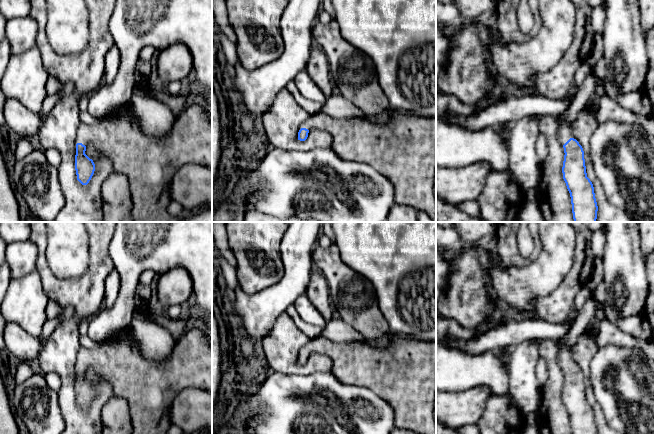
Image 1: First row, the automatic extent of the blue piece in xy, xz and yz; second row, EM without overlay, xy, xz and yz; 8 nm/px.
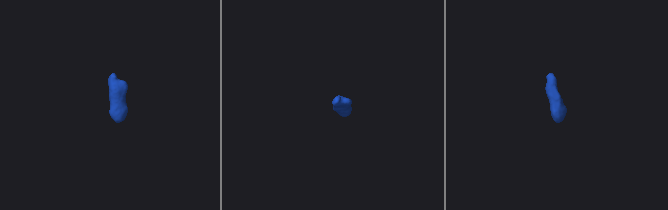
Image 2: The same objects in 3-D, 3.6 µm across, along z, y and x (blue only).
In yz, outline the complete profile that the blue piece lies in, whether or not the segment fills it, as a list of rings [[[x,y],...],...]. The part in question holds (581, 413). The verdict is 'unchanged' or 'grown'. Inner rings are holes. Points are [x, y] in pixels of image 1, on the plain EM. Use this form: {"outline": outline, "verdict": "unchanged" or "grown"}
{"outline": [[[564,349],[558,356],[563,368],[563,403],[570,417],[572,434],[598,434],[594,411],[587,401],[584,375],[579,366],[572,362],[572,354]]], "verdict": "grown"}

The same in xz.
{"outline": [[[323,336],[311,339],[301,349],[298,364],[305,365],[310,355],[328,356],[333,364],[331,373],[343,384],[366,387],[384,399],[393,409],[395,428],[417,434],[436,434],[436,342],[411,337],[393,336],[385,347],[371,345],[366,339],[336,343]]], "verdict": "grown"}

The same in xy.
{"outline": [[[199,325],[188,327],[185,333],[175,341],[170,355],[161,361],[153,361],[145,358],[132,337],[128,328],[109,341],[102,341],[93,349],[81,348],[76,360],[75,394],[77,404],[82,409],[87,409],[91,404],[95,388],[86,378],[86,371],[93,369],[99,380],[111,384],[114,395],[124,398],[128,402],[132,421],[132,434],[167,434],[172,424],[170,420],[170,408],[177,394],[185,388],[195,387],[212,391],[212,339],[206,334],[205,329]]], "verdict": "grown"}

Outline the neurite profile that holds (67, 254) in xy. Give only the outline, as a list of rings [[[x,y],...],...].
[[[46,222],[46,258],[60,279],[80,278],[88,268],[88,232],[83,222]]]

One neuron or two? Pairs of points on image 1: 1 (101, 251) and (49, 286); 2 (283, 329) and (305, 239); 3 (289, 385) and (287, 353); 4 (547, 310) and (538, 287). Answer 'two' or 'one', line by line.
1: one
2: two
3: two
4: two

